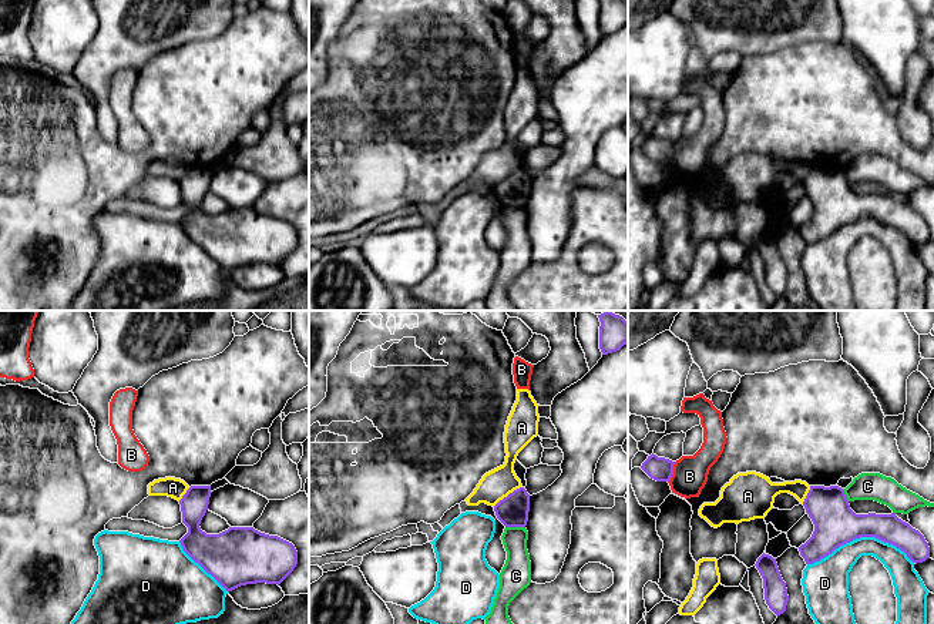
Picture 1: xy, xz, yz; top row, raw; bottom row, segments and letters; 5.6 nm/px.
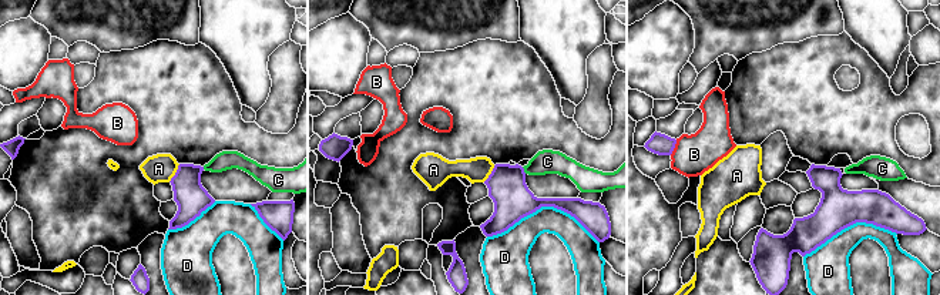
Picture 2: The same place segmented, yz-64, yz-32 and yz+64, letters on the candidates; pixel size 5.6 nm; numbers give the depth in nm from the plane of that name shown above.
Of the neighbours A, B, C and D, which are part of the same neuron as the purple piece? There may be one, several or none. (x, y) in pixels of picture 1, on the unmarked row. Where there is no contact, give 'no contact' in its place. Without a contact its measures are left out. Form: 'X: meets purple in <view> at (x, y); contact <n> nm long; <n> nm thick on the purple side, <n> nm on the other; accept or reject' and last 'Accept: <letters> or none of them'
A: meets purple in xz at (509, 175); contact 200 nm long; 180 nm thick on the purple side, 170 nm on the other; accept
B: meets purple in yz at (672, 153); contact 130 nm long; 140 nm thick on the purple side, 190 nm on the other; reject
C: meets purple in xz at (516, 207); contact 110 nm long; 180 nm thick on the purple side, 160 nm on the other; reject
D: meets purple in yz at (860, 217); contact 600 nm long; 240 nm thick on the purple side, 180 nm on the other; reject
Accept: A

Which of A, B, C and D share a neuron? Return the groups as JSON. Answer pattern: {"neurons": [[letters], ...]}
{"neurons": [["A"], ["B"], ["C"], ["D"]]}

